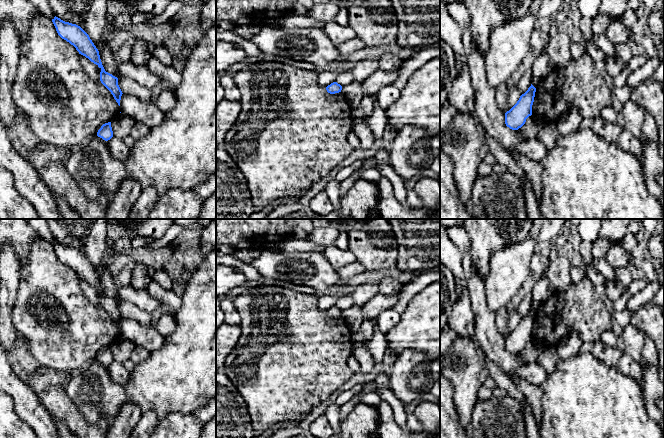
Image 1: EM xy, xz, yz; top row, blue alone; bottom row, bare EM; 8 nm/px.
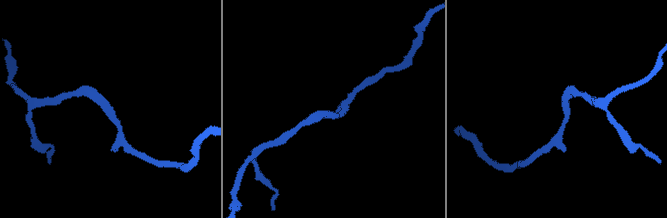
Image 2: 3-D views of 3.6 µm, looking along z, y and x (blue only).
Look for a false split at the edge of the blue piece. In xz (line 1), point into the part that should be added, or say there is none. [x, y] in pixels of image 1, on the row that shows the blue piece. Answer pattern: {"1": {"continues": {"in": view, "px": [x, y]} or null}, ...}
{"1": {"continues": null}}

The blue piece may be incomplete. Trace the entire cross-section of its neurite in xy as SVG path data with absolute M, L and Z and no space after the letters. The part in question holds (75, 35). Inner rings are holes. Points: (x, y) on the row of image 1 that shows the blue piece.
M54 17L52 22L58 35L73 45L79 54L88 58L100 69L100 81L111 92L114 99L120 106L122 91L118 85L118 78L105 71L99 51L90 39L89 35L78 25L65 22L58 17Z

